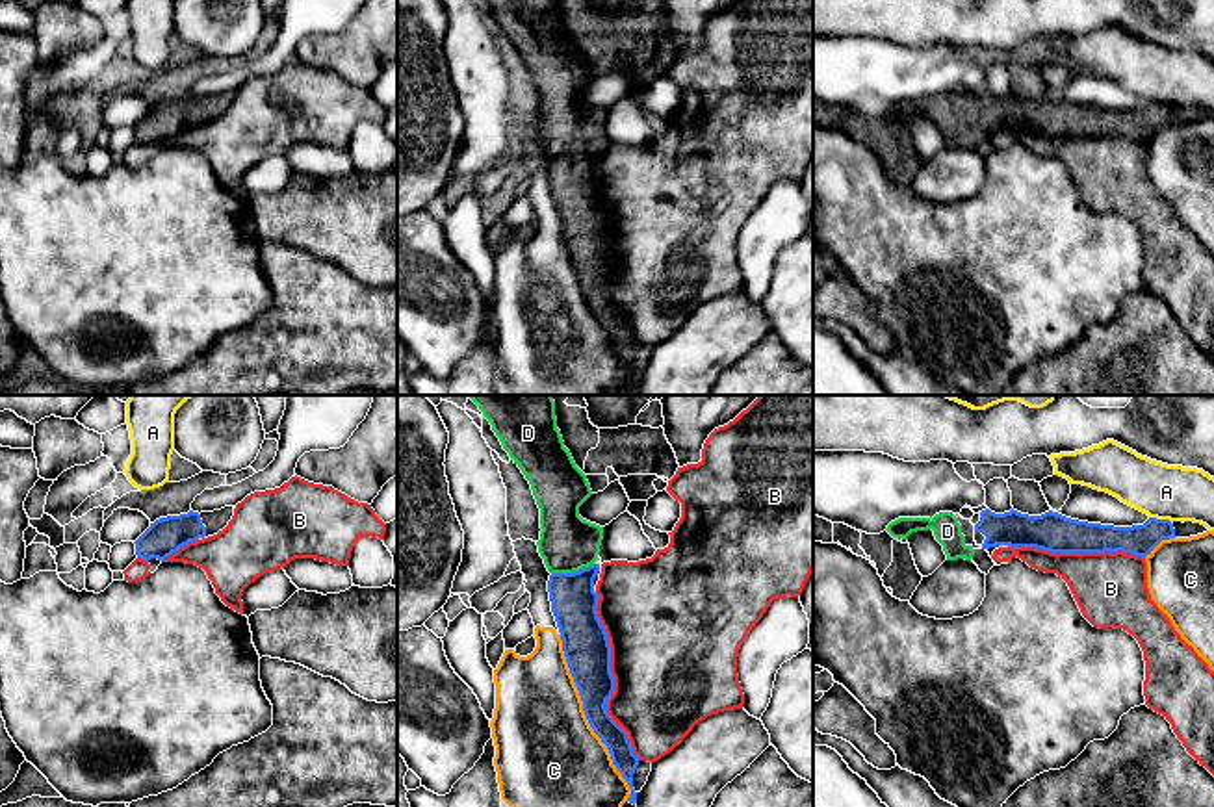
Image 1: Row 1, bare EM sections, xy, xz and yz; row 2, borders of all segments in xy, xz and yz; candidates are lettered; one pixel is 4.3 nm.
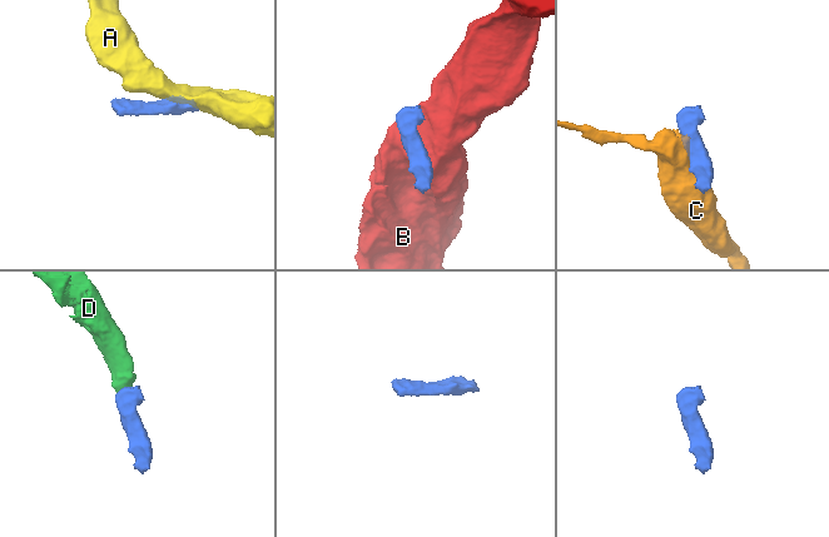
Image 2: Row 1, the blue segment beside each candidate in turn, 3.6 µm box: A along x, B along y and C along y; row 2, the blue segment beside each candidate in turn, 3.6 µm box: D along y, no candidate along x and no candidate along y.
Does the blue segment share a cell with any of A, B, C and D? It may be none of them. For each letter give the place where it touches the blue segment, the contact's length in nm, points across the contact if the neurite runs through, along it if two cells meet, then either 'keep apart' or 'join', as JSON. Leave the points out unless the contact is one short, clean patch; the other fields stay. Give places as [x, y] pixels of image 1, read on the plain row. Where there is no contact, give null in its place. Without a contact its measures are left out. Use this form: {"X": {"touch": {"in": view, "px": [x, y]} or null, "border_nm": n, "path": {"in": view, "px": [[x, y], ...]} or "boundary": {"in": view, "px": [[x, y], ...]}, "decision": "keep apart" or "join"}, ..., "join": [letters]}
{"A": {"touch": {"in": "yz", "px": [1161, 104]}, "border_nm": 100, "boundary": {"in": "yz", "px": [[1149, 101], [1170, 106]]}, "decision": "keep apart"}, "B": {"touch": {"in": "xz", "px": [611, 260]}, "border_nm": 750, "decision": "keep apart"}, "C": {"touch": {"in": "xz", "px": [587, 303]}, "border_nm": 800, "decision": "keep apart"}, "D": {"touch": {"in": "xz", "px": [574, 156]}, "border_nm": 200, "path": {"in": "xz", "px": [[572, 180], [574, 156], [568, 127]]}, "decision": "join"}, "join": ["D"]}

